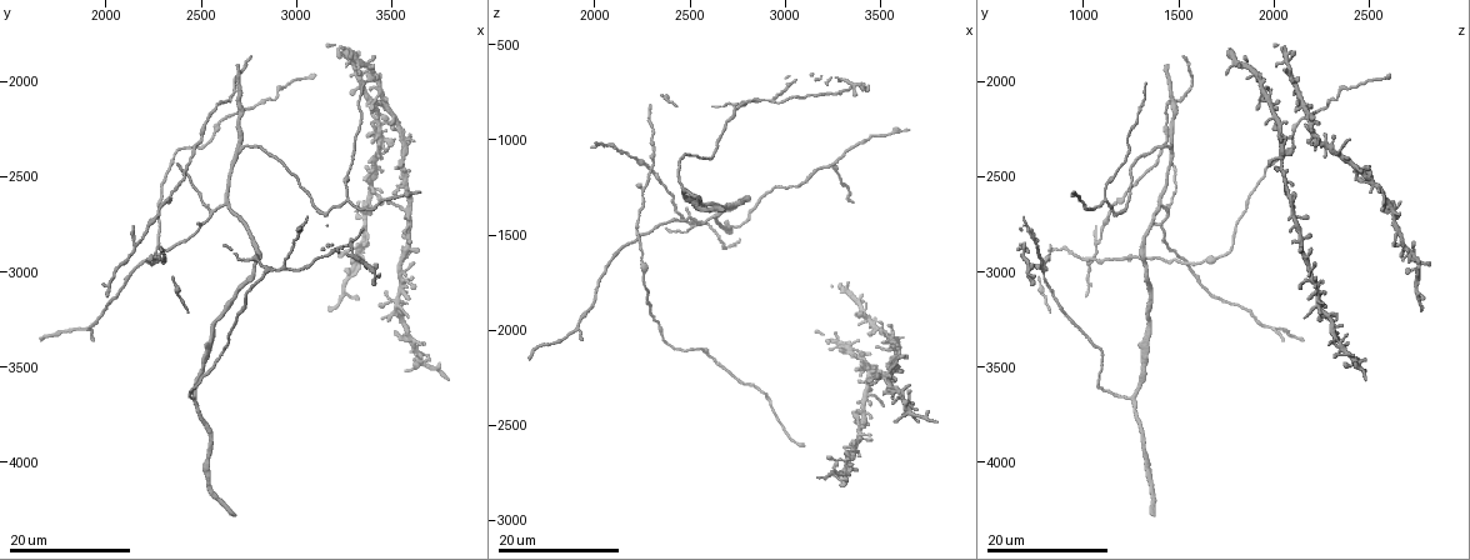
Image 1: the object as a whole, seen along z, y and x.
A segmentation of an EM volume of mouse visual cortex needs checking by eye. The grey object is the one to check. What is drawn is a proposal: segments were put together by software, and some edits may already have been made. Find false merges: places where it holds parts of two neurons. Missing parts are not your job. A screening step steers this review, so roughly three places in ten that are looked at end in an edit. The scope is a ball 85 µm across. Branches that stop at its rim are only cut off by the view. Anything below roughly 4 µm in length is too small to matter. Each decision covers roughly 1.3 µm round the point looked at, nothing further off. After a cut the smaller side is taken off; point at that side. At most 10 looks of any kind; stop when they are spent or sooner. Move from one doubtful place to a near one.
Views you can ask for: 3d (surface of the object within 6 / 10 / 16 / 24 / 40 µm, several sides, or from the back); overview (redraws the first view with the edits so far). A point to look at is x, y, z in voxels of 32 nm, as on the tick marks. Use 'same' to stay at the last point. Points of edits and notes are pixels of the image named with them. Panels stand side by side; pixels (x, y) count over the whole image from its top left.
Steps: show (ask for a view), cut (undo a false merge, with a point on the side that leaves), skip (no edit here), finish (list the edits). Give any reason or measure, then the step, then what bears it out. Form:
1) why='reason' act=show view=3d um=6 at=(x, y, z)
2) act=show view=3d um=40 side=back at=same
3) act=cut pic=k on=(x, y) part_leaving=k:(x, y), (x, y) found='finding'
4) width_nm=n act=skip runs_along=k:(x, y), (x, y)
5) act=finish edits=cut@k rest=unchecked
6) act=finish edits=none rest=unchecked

why='arms part here' act=show view=3d um=24 at=(2940, 2990, 790)

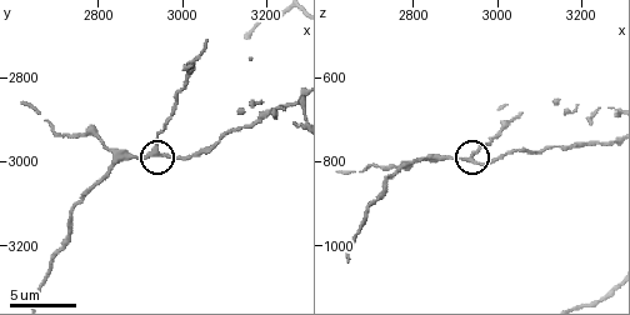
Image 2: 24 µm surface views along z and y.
act=show view=3d um=6 at=(2930, 2980, 795)

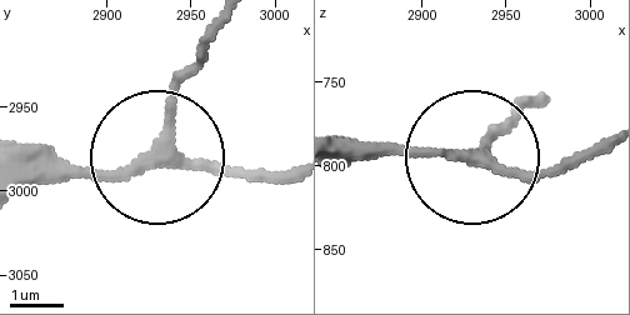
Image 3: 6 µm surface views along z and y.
act=skip runs_along=3:(29, 189), (150, 158), (204, 28) found='continuous, no second neuron'

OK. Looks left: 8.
why='a fork' act=show view=3d um=24 at=(3270, 2640, 1110)

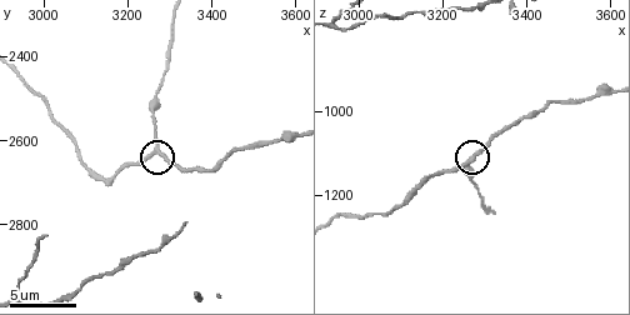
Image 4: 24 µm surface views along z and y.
act=show view=3d um=10 at=(3270, 2625, 1110)

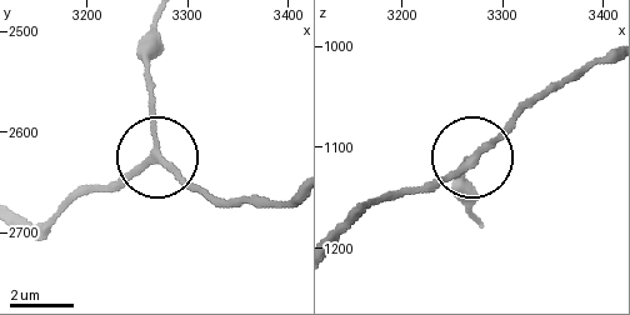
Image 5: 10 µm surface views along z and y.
act=skip runs_along=5:(335, 238), (375, 203), (431, 186), (464, 165), (526, 103) found='all the same neuron'

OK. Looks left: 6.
why='thin arm on a thick one' act=show view=3d um=24 at=(2650, 2100, 1500)

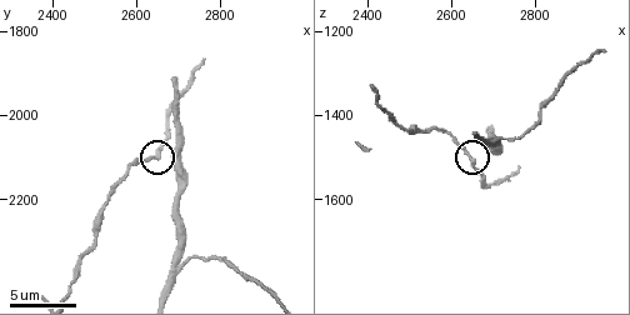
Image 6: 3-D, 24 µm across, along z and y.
why='closer look' act=show view=3d um=6 at=(2645, 2100, 1505)

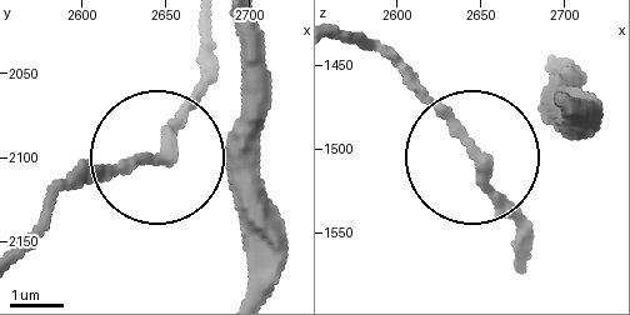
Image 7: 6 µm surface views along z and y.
width_nm=180 act=skip runs_along=7:(253, 291), (235, 184), (159, 144), (208, 68) found='all the same neuron'

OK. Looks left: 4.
why='three arms meet' act=show view=3d um=10 at=(2710, 2345, 1460)

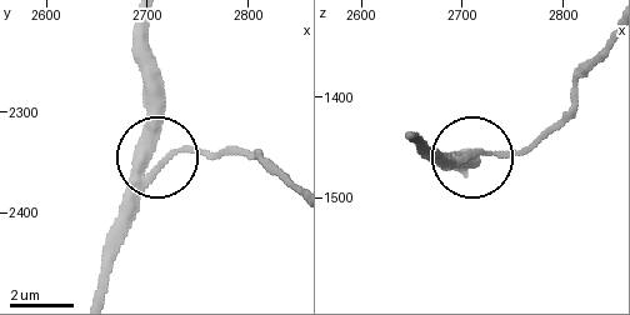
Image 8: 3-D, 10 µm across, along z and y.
why='from behind' act=show view=3d um=10 side=back at=(2718, 2344, 1454)

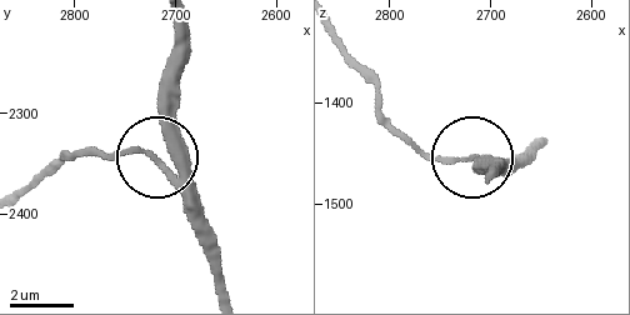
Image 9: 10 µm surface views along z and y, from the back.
side_arm_um=57 arms=3 act=skip found='continuous, no second neuron'

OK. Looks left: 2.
why='a fork' act=show view=3d um=24 at=(2450, 3660, 1240)

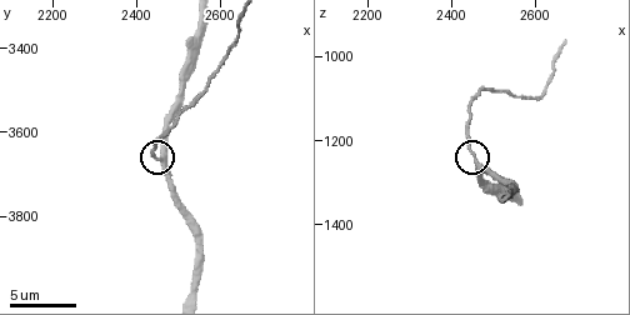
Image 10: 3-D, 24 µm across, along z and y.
why='closer look' act=show view=3d um=10 at=(2460, 3660, 1245)

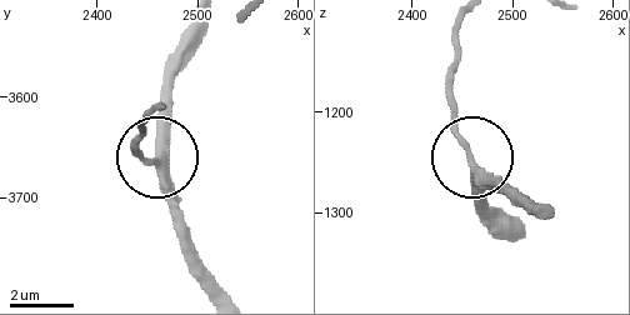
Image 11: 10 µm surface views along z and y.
act=skip runs_along=11:(208, 20), (168, 100), (159, 158), (175, 226) found='one neuron here'

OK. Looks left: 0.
act=finish edits=none rest=unchecked

